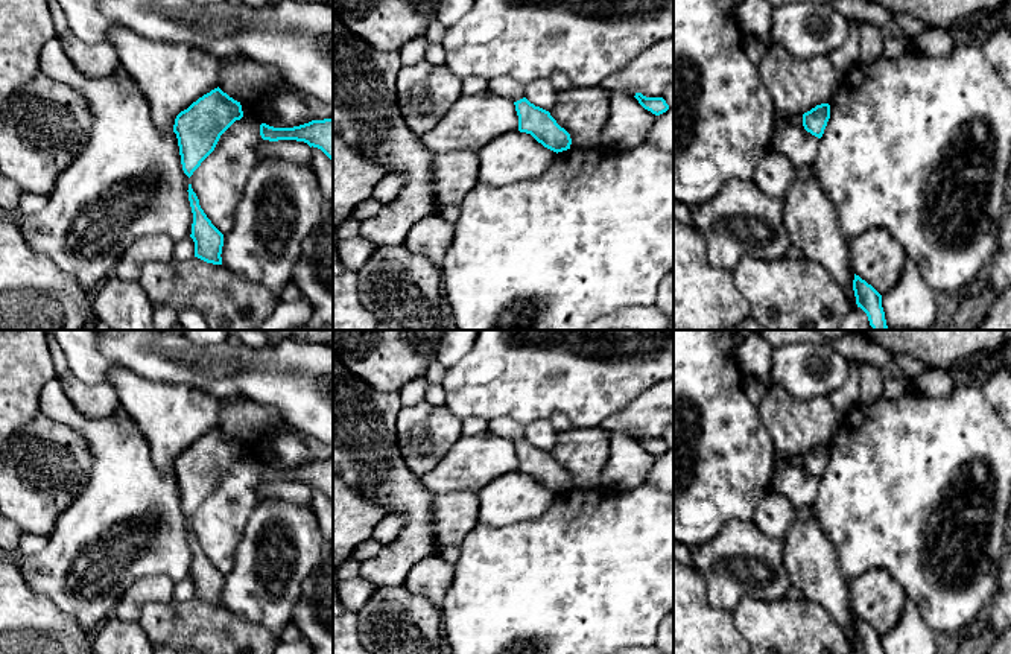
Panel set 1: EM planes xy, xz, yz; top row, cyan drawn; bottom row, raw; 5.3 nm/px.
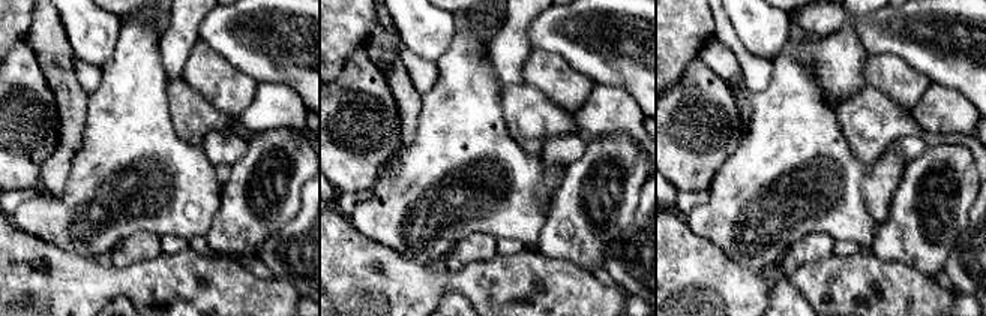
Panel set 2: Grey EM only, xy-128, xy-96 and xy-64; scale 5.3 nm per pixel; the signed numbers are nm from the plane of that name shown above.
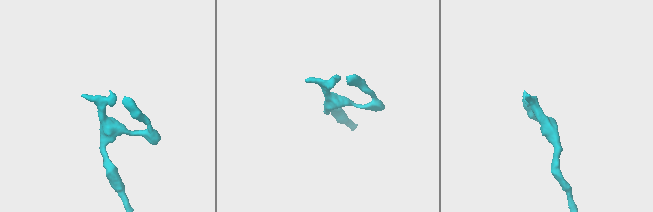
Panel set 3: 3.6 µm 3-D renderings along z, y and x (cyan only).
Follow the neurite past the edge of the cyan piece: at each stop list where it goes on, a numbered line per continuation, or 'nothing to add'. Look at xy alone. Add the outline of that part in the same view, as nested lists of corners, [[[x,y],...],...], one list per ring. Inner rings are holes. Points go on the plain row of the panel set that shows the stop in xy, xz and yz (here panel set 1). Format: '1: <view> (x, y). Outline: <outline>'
nothing to add

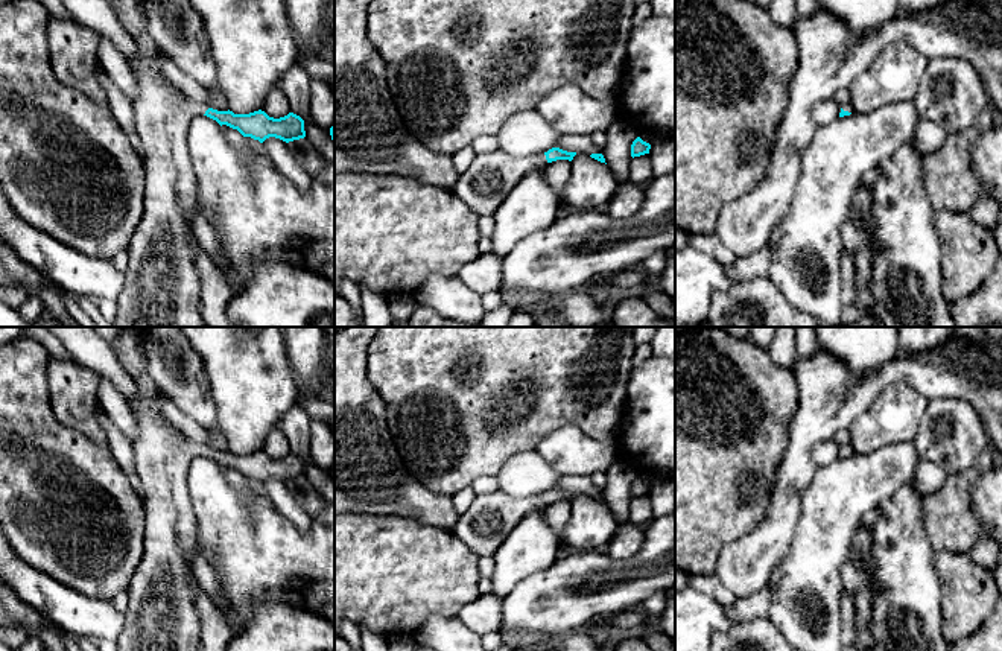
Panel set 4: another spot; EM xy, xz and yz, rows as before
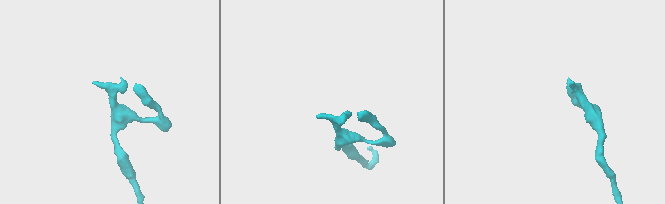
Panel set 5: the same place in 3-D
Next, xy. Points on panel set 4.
1: xy (161, 616). Outline: [[[120,327],[113,350],[137,389],[137,399],[128,405],[138,424],[138,437],[131,444],[144,511],[144,554],[128,587],[129,607],[117,651],[201,651],[201,618],[192,589],[192,558],[201,552],[201,540],[187,490],[187,470],[193,458],[205,455],[208,446],[187,437],[181,440],[182,432],[161,412],[166,395],[147,373],[140,327]]]

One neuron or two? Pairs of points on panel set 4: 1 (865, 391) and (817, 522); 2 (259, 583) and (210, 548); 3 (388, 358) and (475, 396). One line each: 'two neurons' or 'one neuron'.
1: two neurons
2: one neuron
3: one neuron

